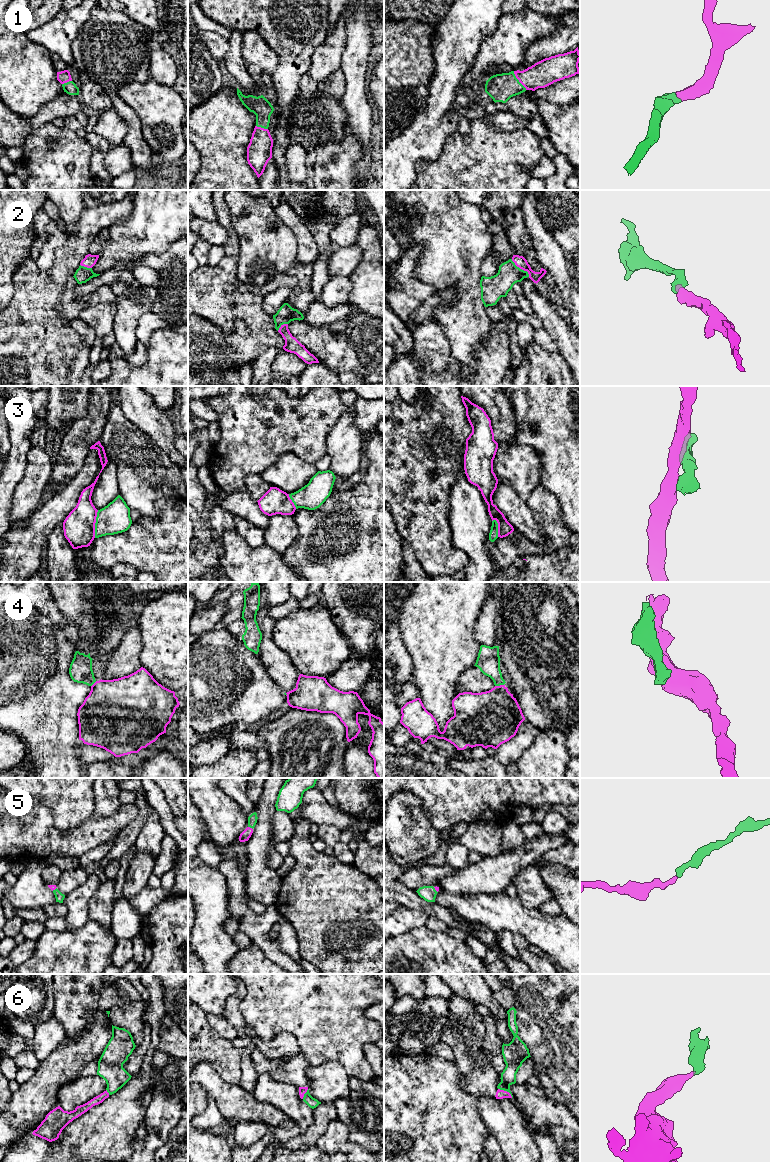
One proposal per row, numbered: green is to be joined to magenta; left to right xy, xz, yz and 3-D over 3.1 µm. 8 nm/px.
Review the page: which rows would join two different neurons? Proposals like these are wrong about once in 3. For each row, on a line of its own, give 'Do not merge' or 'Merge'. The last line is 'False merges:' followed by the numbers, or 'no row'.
1: Merge
2: Merge
3: Do not merge
4: Do not merge
5: Merge
6: Merge
False merges: 3, 4

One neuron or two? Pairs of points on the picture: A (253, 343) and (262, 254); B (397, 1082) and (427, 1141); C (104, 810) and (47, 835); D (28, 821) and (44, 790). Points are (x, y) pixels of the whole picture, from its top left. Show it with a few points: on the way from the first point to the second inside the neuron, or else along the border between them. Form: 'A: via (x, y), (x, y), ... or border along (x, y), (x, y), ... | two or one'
A: border along (239, 281), (252, 292), (262, 297) | two
B: via (397, 1097), (397, 1107), (416, 1126) | one
C: border along (114, 812), (103, 817), (90, 817) | two
D: border along (35, 798), (51, 810), (52, 819) | two

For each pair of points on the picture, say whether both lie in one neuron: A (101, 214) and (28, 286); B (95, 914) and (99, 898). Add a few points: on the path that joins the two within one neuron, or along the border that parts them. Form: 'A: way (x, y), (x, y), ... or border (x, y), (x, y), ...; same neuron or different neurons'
A: way (81, 238), (55, 278), (55, 283), (52, 284); same neuron
B: way (99, 910), (99, 902); same neuron

